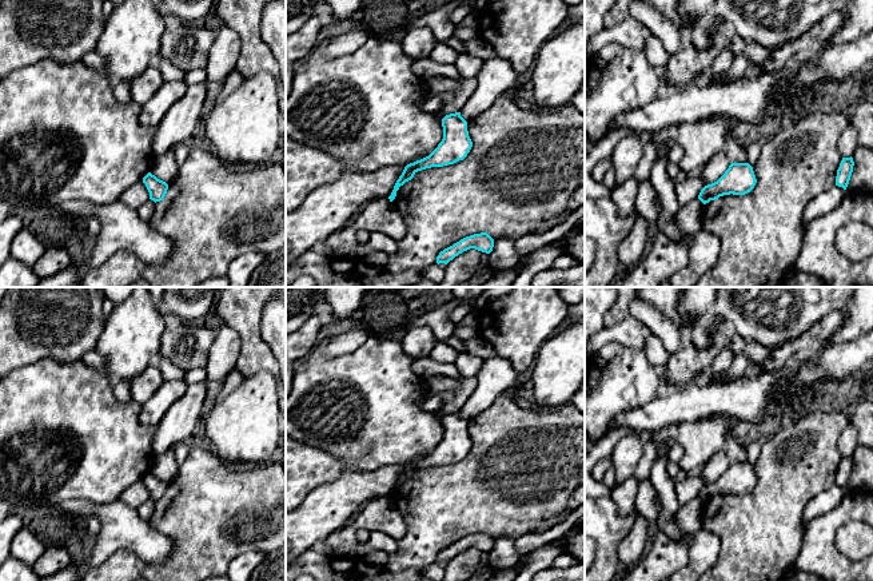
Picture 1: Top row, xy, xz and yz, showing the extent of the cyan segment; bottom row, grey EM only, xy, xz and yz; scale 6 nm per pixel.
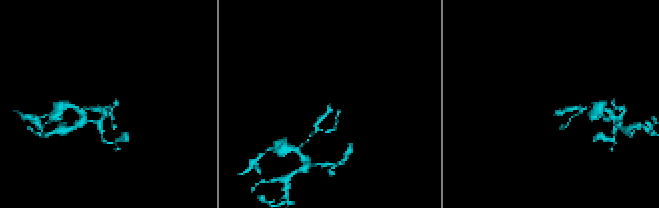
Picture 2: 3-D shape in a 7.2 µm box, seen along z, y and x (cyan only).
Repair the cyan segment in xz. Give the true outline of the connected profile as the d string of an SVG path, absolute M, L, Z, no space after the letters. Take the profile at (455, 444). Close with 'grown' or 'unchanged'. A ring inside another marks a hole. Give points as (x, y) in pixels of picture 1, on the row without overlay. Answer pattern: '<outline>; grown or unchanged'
M461 411L446 414L442 418L442 426L442 441L428 455L404 466L388 496L390 501L395 498L399 486L411 479L418 470L454 463L467 455L473 446L473 441L469 435L467 421L461 415Z; unchanged

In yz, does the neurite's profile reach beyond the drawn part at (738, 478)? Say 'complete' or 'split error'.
complete

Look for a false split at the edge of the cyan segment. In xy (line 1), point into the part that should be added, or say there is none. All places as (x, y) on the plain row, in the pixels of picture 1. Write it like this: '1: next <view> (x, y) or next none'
1: next none

